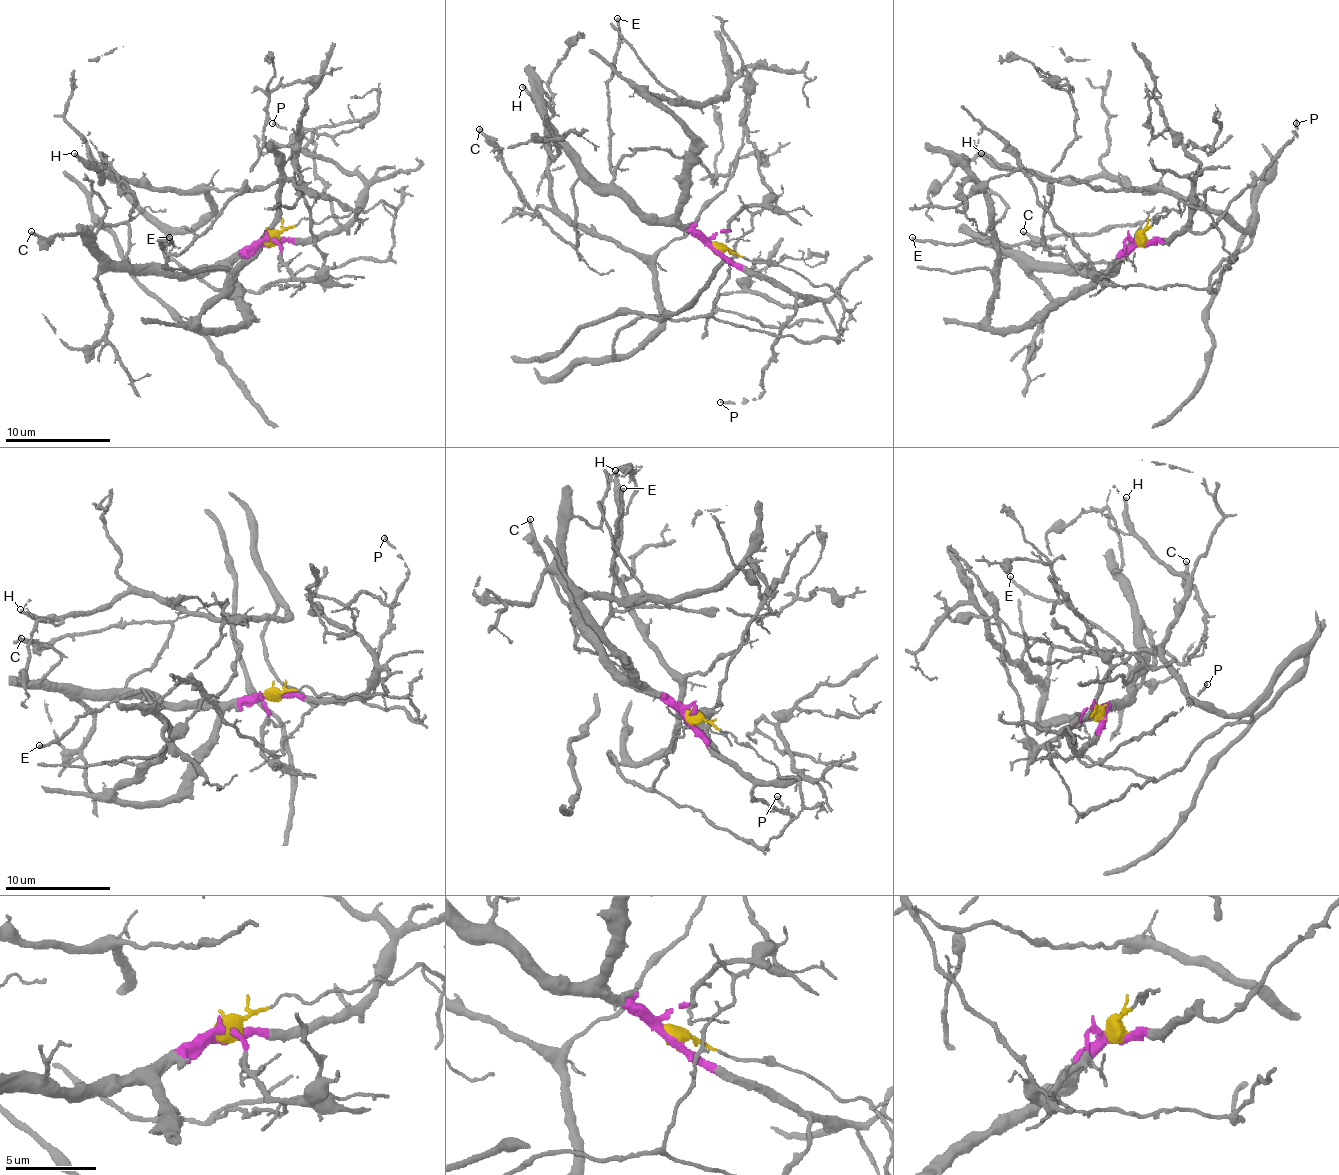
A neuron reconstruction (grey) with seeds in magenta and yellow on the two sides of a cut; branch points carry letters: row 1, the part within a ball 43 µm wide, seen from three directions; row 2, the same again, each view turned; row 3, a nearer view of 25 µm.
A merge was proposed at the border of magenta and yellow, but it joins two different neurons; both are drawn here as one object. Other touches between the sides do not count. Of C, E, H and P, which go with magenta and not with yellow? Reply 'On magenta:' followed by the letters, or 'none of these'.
On magenta: C, E, P

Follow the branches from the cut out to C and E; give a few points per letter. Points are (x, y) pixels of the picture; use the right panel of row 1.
C: (1142, 244), (1107, 270), (1089, 273), (1073, 270), (1115, 262), (1139, 228), (1136, 223), (1041, 239), (1022, 231)
E: (1142, 244), (1136, 244), (1115, 265), (1086, 273), (1062, 249), (972, 241), (938, 244), (917, 241), (911, 236)

